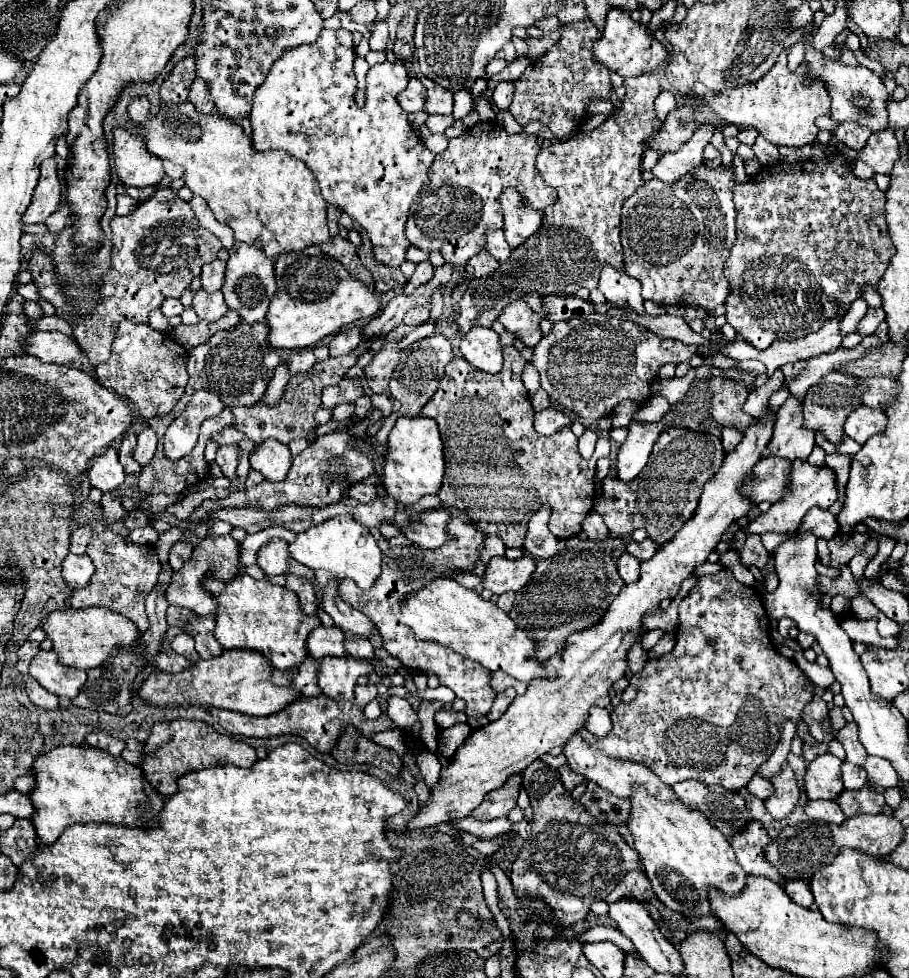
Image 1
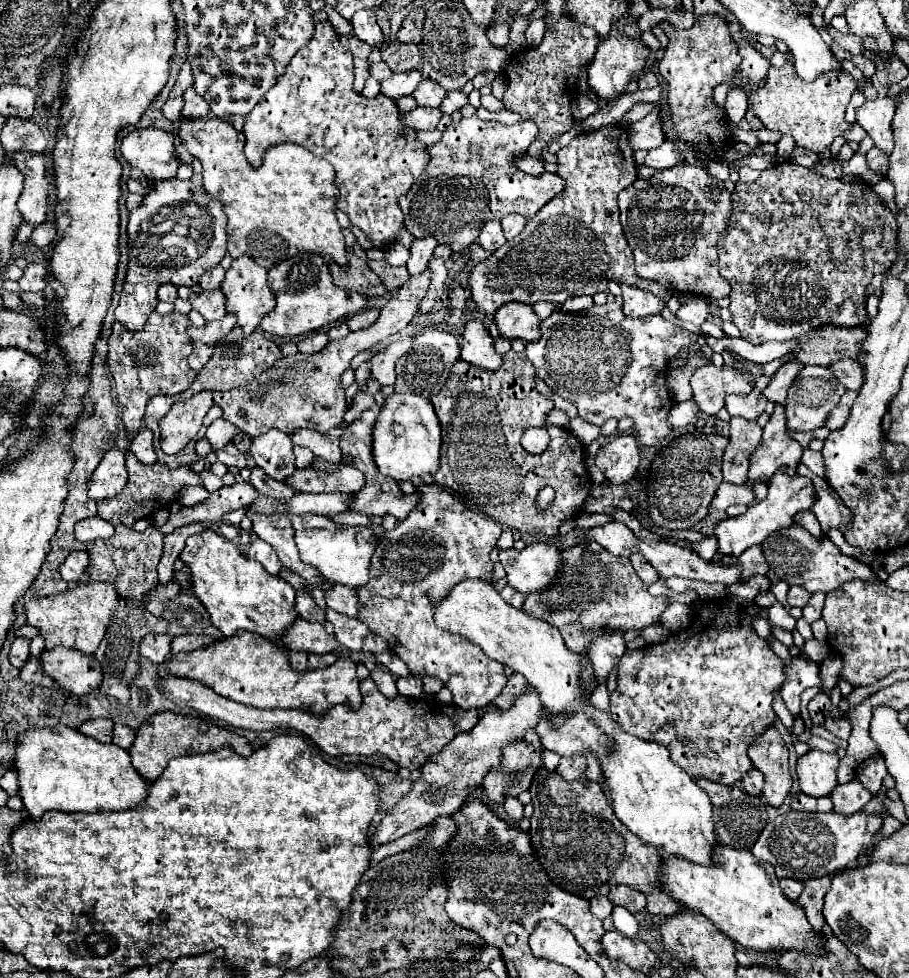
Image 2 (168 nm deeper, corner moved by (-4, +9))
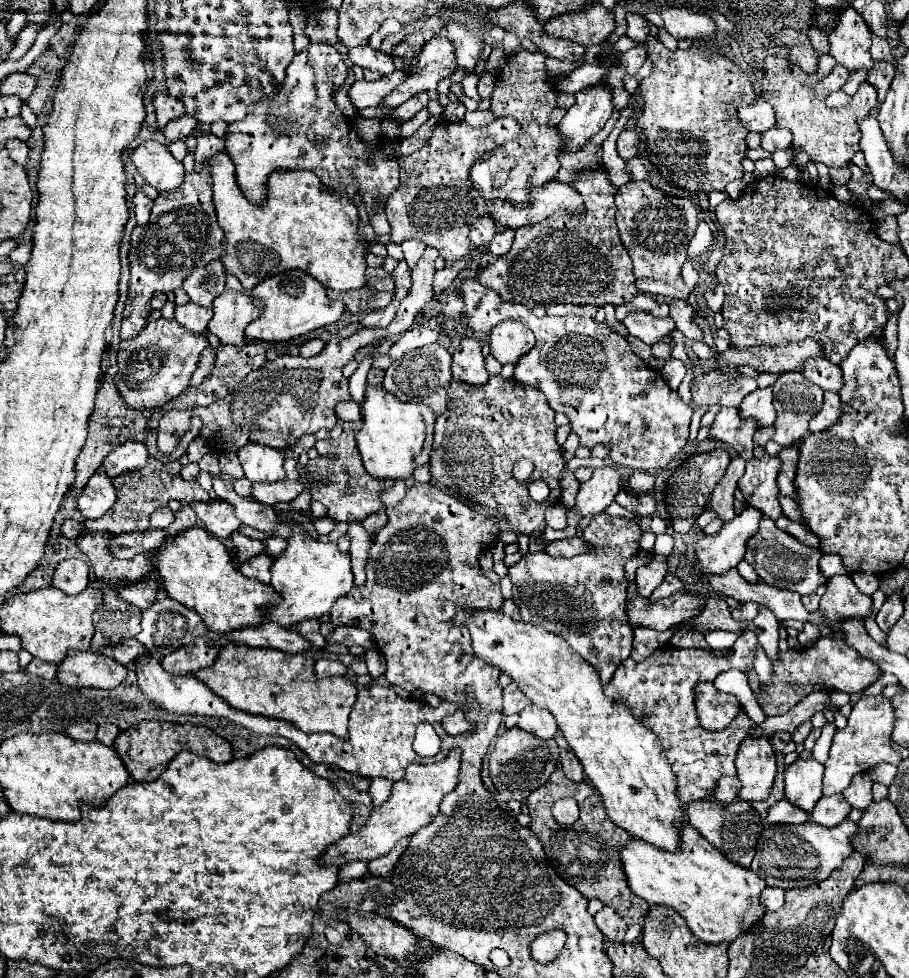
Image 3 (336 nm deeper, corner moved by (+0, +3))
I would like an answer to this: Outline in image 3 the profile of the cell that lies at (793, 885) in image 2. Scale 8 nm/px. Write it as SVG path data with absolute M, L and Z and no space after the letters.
M765 888L761 894L761 902L765 904L767 912L777 912L785 902L785 890L783 888Z

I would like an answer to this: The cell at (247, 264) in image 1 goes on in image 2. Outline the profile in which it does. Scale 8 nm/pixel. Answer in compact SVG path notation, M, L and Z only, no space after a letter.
M247 256L233 260L233 264L227 270L225 280L221 284L221 290L225 294L227 314L235 314L237 316L237 326L243 330L245 336L255 332L255 328L259 326L261 318L267 312L271 312L273 306L275 306L275 296L267 288L267 270L261 268L259 264L255 264L253 258L247 258Z

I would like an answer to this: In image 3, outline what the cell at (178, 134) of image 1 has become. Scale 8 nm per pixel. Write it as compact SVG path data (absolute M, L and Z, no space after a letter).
M225 150L217 152L215 156L209 156L207 164L209 164L207 168L209 176L213 180L211 188L217 220L225 232L221 262L225 270L231 272L245 290L251 290L261 280L291 268L301 268L309 272L313 278L317 278L321 284L339 292L349 288L361 288L365 284L367 264L363 256L367 252L367 242L361 238L357 230L359 212L353 204L349 204L349 200L341 200L341 196L329 192L329 188L323 188L321 180L317 180L317 176L307 176L305 170L277 170L271 174L271 182L267 180L265 202L253 204L241 192L235 180L235 164Z

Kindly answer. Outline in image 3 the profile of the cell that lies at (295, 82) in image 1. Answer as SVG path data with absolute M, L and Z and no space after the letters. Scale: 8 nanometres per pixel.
M311 44L309 48L295 54L293 62L287 68L285 82L281 90L273 92L271 96L259 100L253 108L249 108L247 116L239 122L229 124L225 134L225 150L235 162L235 174L237 184L243 190L245 198L251 202L263 202L265 200L265 182L267 176L277 168L289 168L289 170L311 170L319 176L319 180L329 186L333 192L345 196L349 202L359 202L365 206L367 214L371 216L381 206L385 206L387 198L395 192L399 186L399 164L397 160L387 158L383 148L377 150L377 146L369 146L359 138L351 126L347 126L349 118L341 112L341 108L335 106L333 94L345 84L347 78L347 66L341 60L339 52L329 44Z

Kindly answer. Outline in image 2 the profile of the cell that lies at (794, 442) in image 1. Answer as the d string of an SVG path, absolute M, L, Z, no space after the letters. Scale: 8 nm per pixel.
M775 406L771 420L763 428L763 440L753 450L749 460L749 480L769 480L779 468L785 468L787 474L797 472L803 448L799 442L791 440L785 426L783 406Z

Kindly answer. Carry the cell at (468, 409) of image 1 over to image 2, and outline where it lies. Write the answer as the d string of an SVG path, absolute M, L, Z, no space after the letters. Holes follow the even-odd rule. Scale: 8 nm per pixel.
M509 352L503 358L503 364L495 372L487 370L477 370L469 362L457 360L449 372L447 384L439 394L433 396L431 404L435 408L435 414L441 422L441 434L443 434L443 444L441 444L441 462L439 470L433 474L435 482L443 488L447 488L451 494L455 494L461 502L467 506L473 506L473 510L483 512L503 526L517 530L517 532L527 532L527 534L543 534L543 536L557 536L559 534L559 524L567 518L575 518L583 506L585 498L589 496L591 488L591 478L585 470L585 460L583 460L583 446L581 442L563 428L551 426L545 422L547 408L553 408L551 398L543 396L541 392L535 390L535 366L529 362L525 354L515 354ZM539 426L547 428L549 432L549 446L543 454L529 454L521 446L521 434L525 428ZM543 486L553 486L555 490L555 500L551 506L543 512L537 512L535 500L537 494Z

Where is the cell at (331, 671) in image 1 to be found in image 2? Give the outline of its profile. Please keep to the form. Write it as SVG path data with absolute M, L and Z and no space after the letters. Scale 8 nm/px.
M249 632L215 640L207 648L195 652L181 652L165 662L165 670L169 674L199 680L213 688L219 696L237 700L239 704L255 708L299 708L309 710L315 716L323 716L337 704L347 704L351 710L361 706L359 678L355 668L357 666L353 660L339 658L325 670L297 672L289 664L287 648L283 648L279 642Z

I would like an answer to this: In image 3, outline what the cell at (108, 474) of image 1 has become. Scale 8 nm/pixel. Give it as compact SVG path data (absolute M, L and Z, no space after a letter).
M99 468L87 486L83 488L77 506L85 518L99 518L117 502L117 492L111 484L111 478L103 468Z

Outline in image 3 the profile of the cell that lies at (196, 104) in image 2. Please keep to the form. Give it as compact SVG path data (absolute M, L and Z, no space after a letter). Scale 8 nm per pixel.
M189 114L179 116L177 120L169 122L169 124L163 128L163 132L165 132L165 136L167 136L167 142L175 142L175 140L179 140L179 138L187 138L187 136L191 136L197 124L199 124L197 118L189 116Z

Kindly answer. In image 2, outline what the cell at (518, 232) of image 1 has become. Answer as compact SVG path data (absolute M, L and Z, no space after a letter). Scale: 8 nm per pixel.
M509 214L507 218L503 218L503 220L501 220L501 224L503 224L505 238L507 238L507 240L515 238L515 236L523 230L525 222L527 222L527 218L525 218L525 216L521 216L521 214Z

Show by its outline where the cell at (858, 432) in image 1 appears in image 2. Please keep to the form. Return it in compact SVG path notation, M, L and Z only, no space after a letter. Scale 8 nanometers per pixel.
M847 390L841 396L841 402L829 412L829 420L825 420L827 430L839 430L845 424L845 420L849 418L849 410L851 410L851 404L853 404L855 398L857 398L857 392L851 392L851 390Z

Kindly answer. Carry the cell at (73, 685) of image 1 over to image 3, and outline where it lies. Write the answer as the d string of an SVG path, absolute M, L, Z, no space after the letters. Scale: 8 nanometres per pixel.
M69 652L69 656L65 656L65 660L61 664L57 664L57 680L63 686L69 688L115 688L117 684L123 682L127 674L127 668L123 664L119 664L117 660L103 656L103 654L95 654L95 652Z

